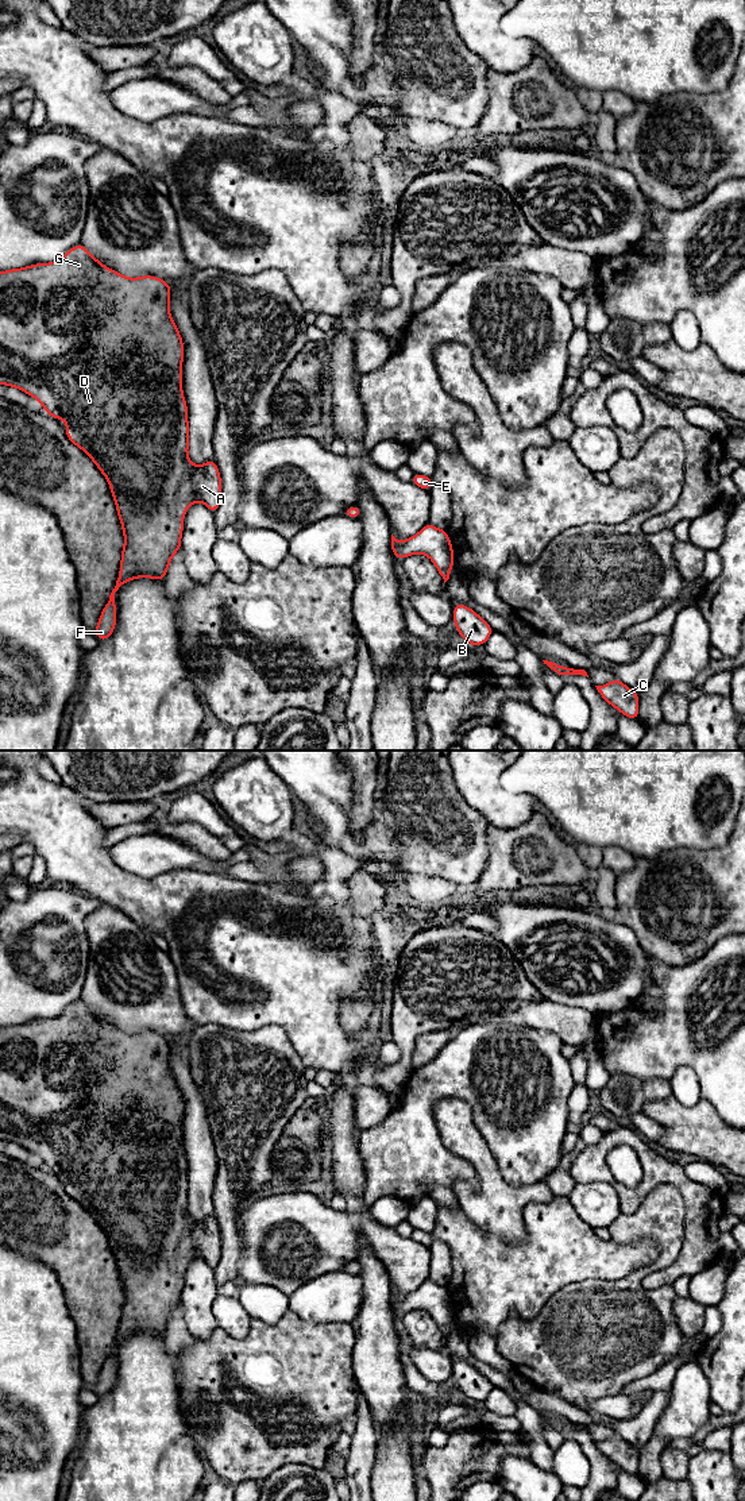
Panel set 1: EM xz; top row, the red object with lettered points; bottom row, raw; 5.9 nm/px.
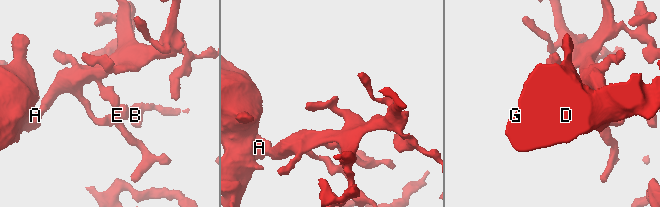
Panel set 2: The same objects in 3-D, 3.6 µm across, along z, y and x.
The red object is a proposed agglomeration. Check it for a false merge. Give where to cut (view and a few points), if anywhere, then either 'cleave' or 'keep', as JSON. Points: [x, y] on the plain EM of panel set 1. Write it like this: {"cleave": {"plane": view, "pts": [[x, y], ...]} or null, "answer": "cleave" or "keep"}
{"cleave": null, "answer": "keep"}

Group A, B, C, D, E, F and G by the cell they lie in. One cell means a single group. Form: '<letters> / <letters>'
A B C D E F G

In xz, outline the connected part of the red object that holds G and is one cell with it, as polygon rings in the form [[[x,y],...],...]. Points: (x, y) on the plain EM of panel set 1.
[[[81,999],[70,1004],[62,1014],[51,1019],[36,1019],[23,1025],[0,1027],[0,1141],[16,1143],[43,1161],[43,1166],[55,1176],[66,1176],[67,1195],[81,1204],[99,1223],[109,1238],[111,1249],[116,1259],[117,1272],[124,1289],[120,1328],[105,1363],[101,1367],[96,1385],[100,1397],[108,1396],[116,1382],[115,1348],[119,1343],[136,1334],[165,1336],[169,1320],[175,1308],[181,1305],[184,1288],[184,1272],[194,1258],[202,1258],[212,1269],[221,1259],[221,1232],[213,1215],[202,1222],[194,1222],[188,1212],[189,1178],[188,1161],[182,1149],[184,1097],[171,1074],[169,1057],[171,1042],[153,1031],[127,1034],[120,1029],[101,1020]]]

